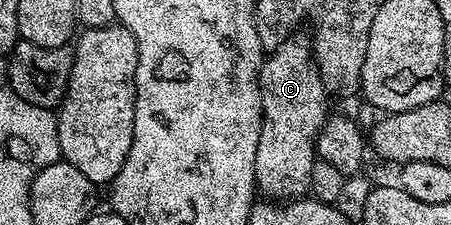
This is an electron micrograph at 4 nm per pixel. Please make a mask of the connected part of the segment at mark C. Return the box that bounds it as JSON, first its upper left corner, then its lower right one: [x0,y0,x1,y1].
[255,36,329,200]

